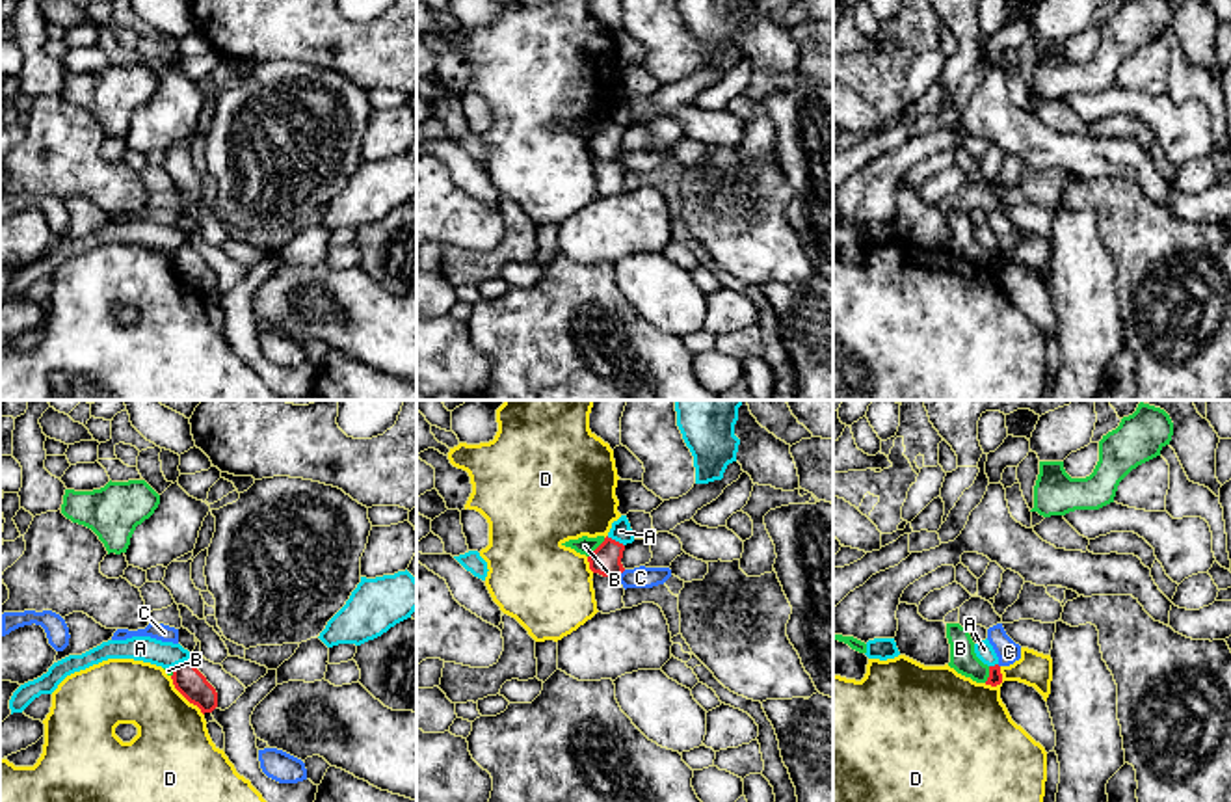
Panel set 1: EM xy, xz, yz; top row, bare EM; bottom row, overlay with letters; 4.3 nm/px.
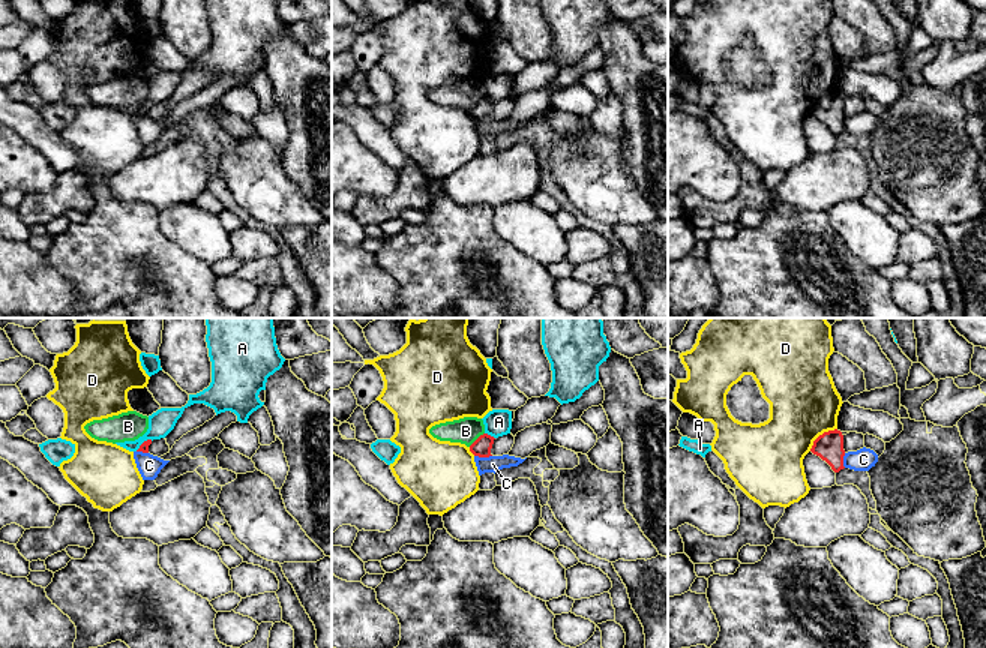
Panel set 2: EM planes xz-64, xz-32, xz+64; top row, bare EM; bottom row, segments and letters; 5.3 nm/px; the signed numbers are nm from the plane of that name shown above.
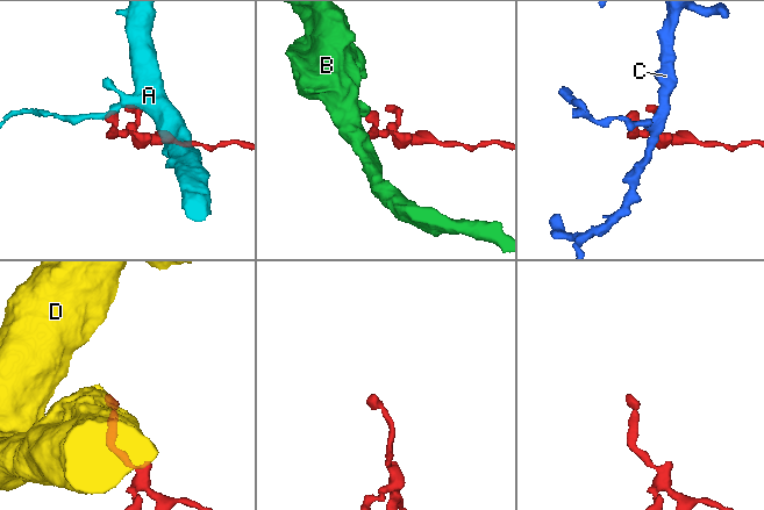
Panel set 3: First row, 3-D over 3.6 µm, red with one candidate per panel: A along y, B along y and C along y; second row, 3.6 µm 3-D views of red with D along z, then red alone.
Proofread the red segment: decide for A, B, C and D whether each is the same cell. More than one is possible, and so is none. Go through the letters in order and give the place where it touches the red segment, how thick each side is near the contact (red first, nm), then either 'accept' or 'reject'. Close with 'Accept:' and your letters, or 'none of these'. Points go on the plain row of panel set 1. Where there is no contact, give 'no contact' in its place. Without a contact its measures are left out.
A: xz (614, 123) | 130/90 nm | reject
B: xz (597, 131) | 130/80 nm | reject
C: xz (620, 157) | 130/100 nm | reject
D: xy (185, 280) | 120/340 nm | reject
Accept: none of these

